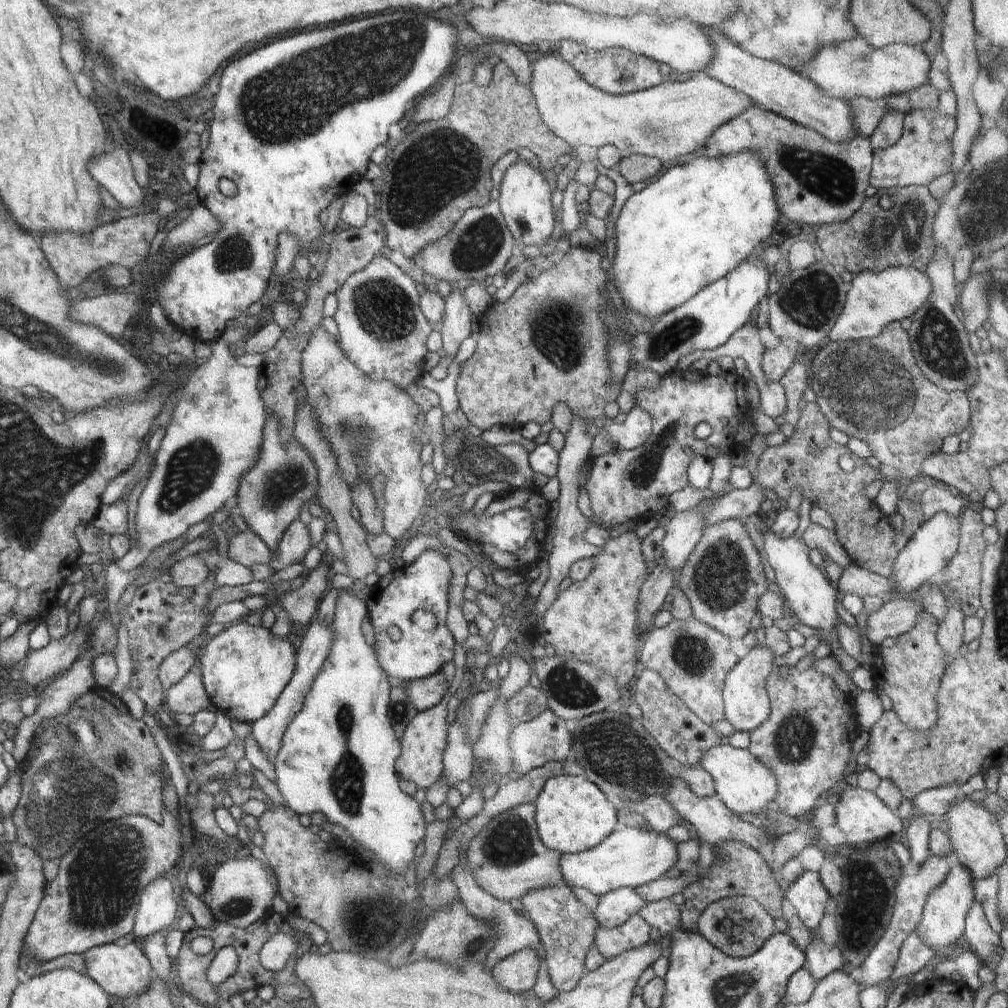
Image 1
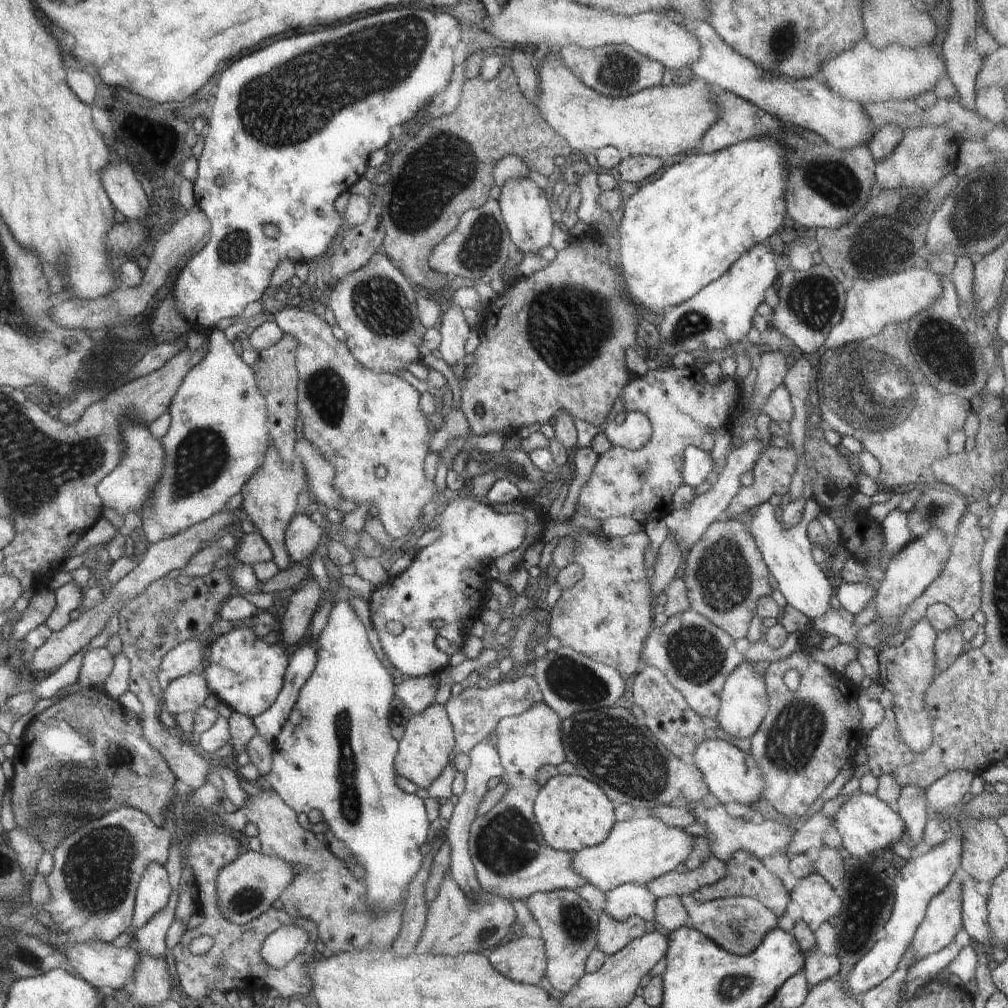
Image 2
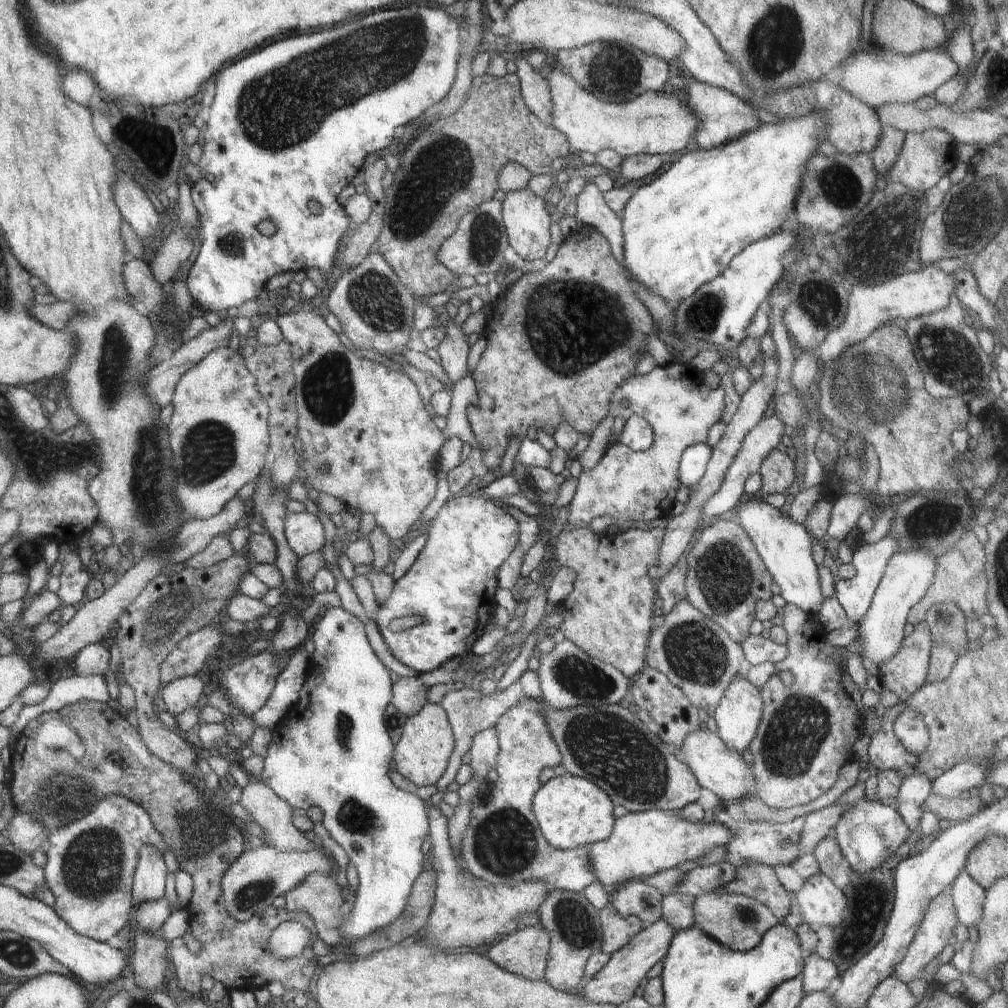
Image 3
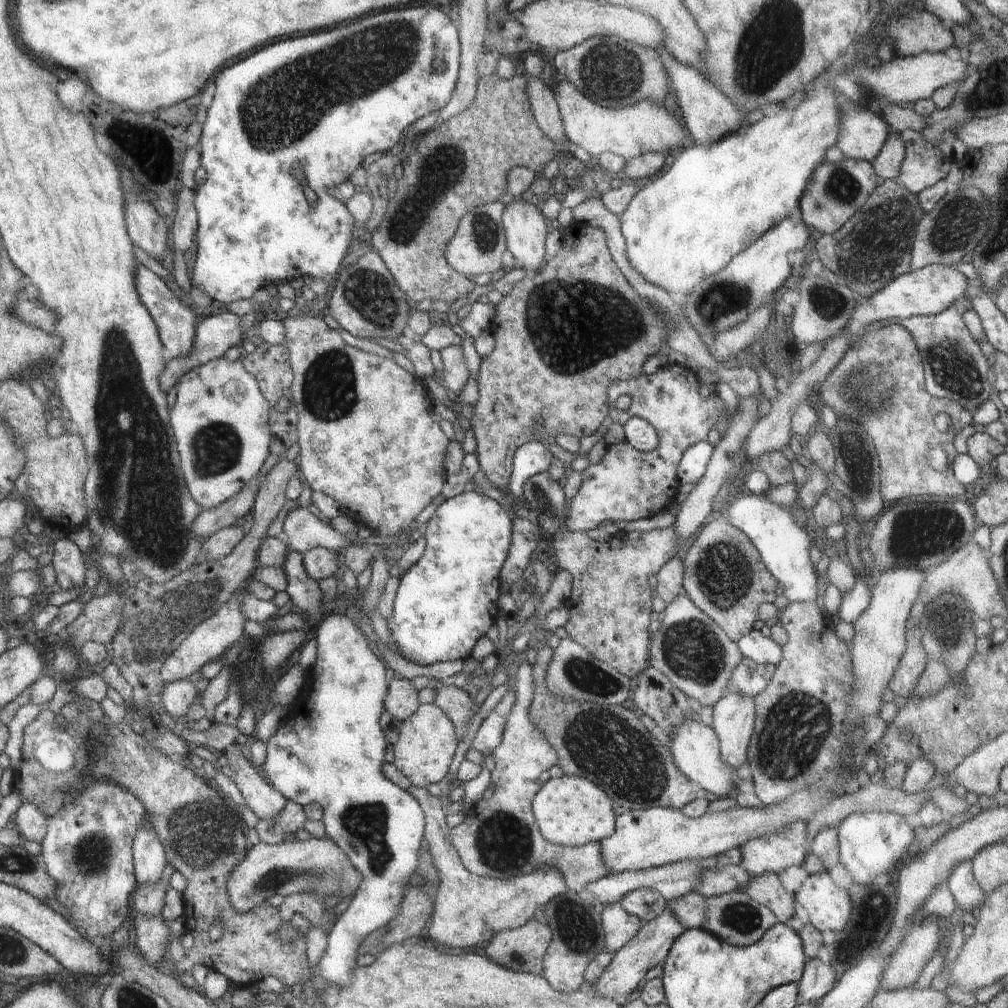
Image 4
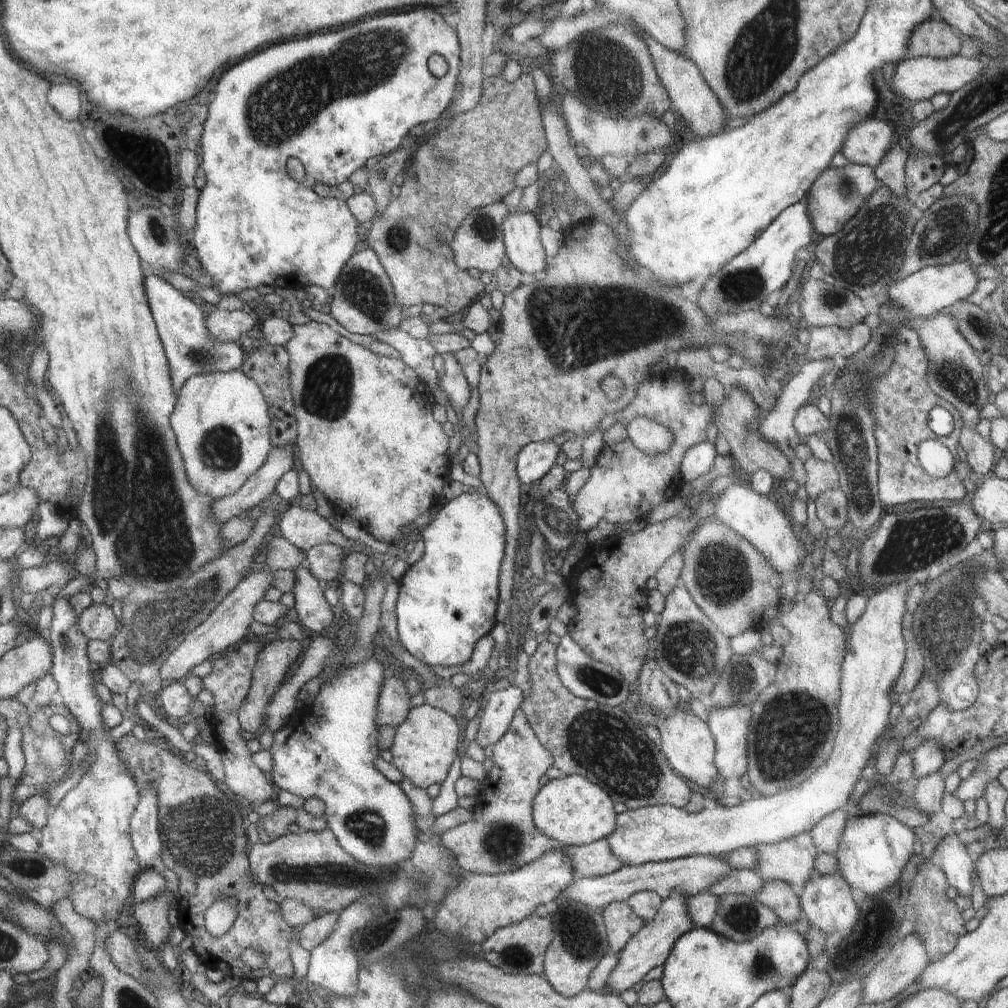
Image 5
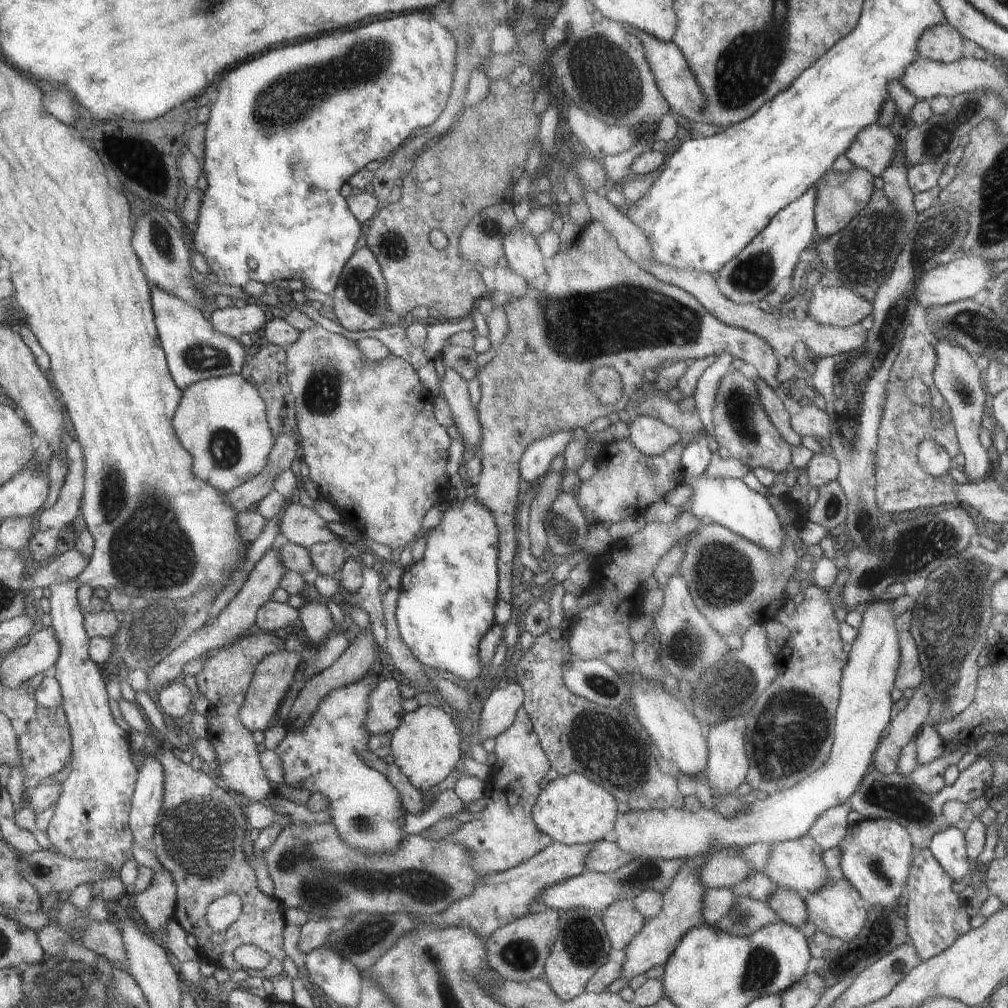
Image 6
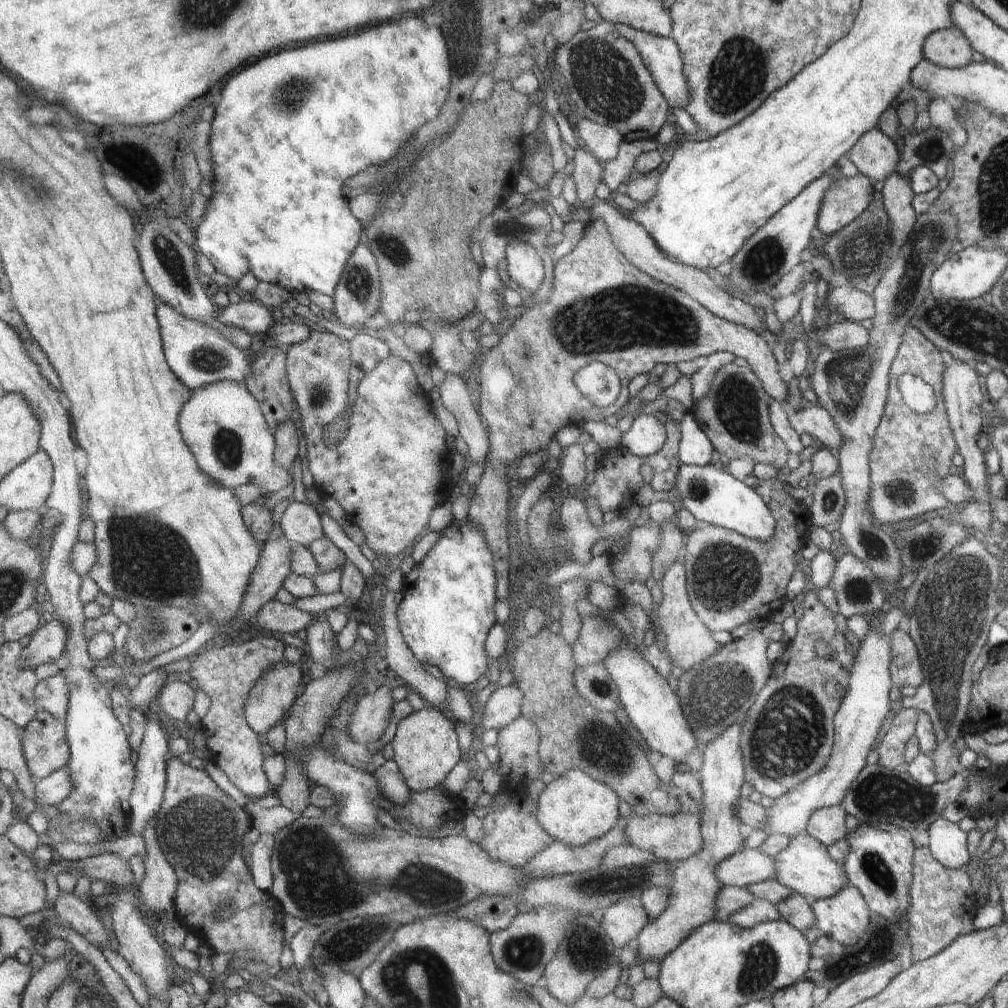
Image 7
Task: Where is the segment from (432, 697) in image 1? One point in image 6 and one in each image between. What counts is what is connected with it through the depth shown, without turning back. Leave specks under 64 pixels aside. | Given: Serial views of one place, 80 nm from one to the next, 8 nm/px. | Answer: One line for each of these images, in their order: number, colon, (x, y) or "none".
2: (417, 692)
3: (410, 693)
4: (402, 702)
5: (394, 705)
6: (385, 714)

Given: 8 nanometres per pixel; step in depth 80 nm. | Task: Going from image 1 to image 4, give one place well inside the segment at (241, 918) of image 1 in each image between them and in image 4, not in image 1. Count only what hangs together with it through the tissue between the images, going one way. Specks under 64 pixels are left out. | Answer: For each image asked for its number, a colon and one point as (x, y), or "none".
2: (249, 886)
3: (260, 875)
4: (320, 866)

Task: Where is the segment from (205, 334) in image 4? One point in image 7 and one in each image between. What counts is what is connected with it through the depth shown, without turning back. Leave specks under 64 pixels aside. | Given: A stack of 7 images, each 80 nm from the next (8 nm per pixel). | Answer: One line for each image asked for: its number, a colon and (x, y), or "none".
5: (224, 326)
6: (235, 322)
7: (252, 316)

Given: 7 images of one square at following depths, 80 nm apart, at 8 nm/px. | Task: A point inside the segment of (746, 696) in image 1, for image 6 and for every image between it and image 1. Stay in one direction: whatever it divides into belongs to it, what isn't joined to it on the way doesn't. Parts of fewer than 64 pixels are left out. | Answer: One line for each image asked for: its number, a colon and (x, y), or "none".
2: (744, 704)
3: (737, 716)
4: (734, 715)
5: (730, 725)
6: (728, 764)

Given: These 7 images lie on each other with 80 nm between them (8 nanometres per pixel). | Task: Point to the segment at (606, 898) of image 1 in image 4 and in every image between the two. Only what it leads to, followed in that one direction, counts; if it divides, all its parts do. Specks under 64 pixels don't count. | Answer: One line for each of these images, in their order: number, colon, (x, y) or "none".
2: (629, 899)
3: (636, 898)
4: (646, 904)

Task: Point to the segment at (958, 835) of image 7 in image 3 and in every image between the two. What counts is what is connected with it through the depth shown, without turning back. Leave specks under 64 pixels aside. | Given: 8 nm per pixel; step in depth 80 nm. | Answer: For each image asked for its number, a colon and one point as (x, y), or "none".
3: (968, 896)
4: (968, 894)
5: (958, 866)
6: (949, 848)

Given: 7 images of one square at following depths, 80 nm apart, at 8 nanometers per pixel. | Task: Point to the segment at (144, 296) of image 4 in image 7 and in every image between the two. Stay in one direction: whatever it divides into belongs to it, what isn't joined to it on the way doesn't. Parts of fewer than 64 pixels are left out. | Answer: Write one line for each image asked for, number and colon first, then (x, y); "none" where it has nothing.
5: (190, 348)
6: (195, 350)
7: (199, 355)

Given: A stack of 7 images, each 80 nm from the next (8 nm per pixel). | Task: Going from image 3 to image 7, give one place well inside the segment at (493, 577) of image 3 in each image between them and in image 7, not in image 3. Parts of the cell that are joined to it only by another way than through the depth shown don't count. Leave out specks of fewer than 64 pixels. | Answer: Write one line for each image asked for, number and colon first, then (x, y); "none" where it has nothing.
4: (446, 601)
5: (447, 601)
6: (447, 601)
7: (449, 605)

